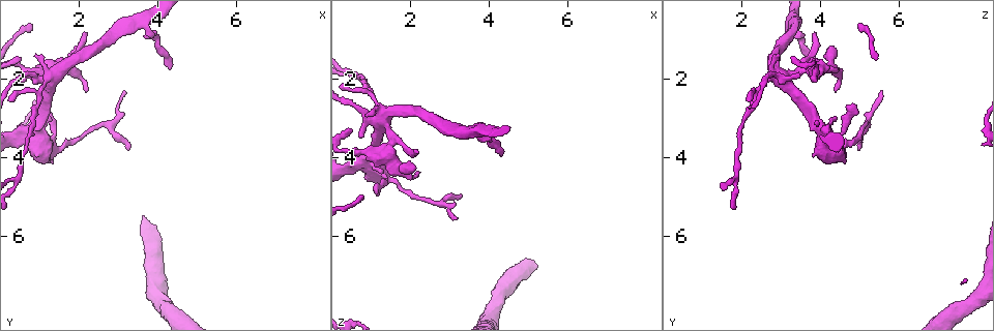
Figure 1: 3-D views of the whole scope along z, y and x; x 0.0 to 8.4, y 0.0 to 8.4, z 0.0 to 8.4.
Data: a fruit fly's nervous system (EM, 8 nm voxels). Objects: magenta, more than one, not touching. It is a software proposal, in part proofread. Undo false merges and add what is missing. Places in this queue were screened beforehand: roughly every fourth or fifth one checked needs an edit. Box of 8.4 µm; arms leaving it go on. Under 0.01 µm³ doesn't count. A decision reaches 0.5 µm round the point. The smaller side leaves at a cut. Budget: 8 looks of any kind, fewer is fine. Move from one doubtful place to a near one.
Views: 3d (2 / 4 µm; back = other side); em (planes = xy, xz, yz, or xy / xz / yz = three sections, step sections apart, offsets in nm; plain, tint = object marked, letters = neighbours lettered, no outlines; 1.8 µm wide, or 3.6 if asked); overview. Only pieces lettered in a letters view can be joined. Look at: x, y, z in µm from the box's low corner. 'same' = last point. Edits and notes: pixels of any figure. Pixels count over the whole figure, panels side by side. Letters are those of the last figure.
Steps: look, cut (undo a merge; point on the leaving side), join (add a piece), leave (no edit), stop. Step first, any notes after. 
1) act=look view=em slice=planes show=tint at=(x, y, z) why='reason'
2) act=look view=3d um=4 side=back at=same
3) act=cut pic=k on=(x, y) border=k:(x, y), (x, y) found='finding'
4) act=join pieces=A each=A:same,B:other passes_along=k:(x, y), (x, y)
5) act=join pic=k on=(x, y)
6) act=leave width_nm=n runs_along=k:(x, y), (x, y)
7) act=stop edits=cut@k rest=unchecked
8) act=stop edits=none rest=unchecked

act=look view=3d um=4 at=(2.20, 0.80, 3.90) why='thin end'

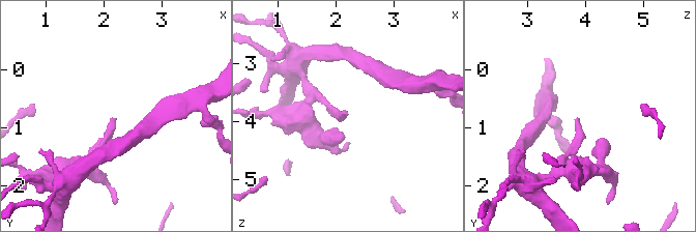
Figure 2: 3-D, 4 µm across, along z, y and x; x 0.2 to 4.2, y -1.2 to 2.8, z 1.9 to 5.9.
act=look view=em slice=planes show=tint at=(2.15, 0.85, 3.85)

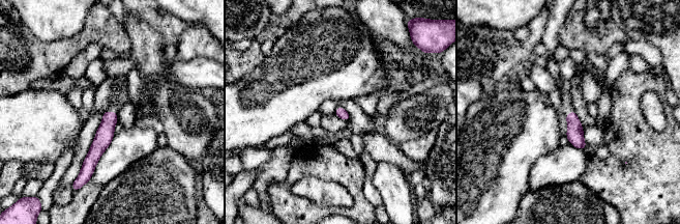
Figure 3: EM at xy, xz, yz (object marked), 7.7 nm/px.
act=look view=em slice=planes show=letters at=same why='see the neighbours'

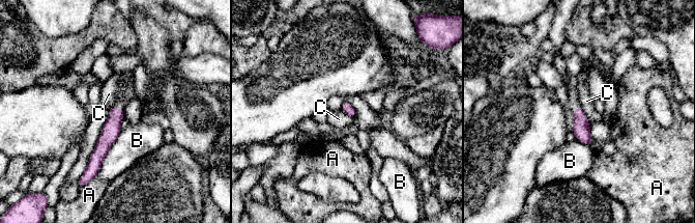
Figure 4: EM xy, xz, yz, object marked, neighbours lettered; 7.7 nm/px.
act=leave each=A:other,B:other,C:other runs_along=4:(120, 110), (115, 116), (93, 168) found='none of them fits'

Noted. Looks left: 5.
act=look view=em um=3.6 slice=xz step=8 show=tint at=(4.30, 1.80, 3.90) why='tapers out'

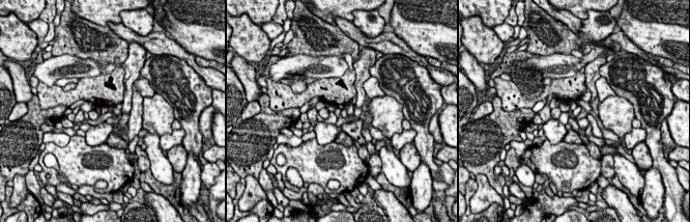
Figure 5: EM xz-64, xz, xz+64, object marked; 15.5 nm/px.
act=look view=em um=3.6 slice=planes show=letters at=same why='another direction'

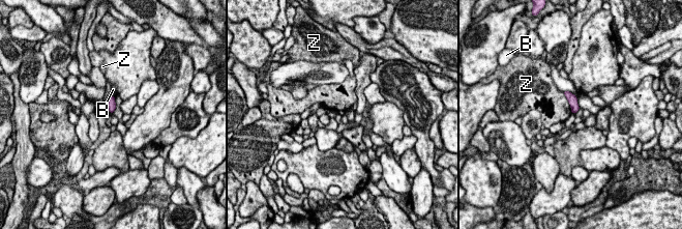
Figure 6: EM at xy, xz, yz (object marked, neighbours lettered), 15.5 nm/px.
act=leave each=B:other,Z:other border=6:(563, 92), (572, 112) found='no lettered piece goes on from it'

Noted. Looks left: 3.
act=look view=em slice=planes show=plain at=(3.20, 3.85, 4.95) why='thin end'

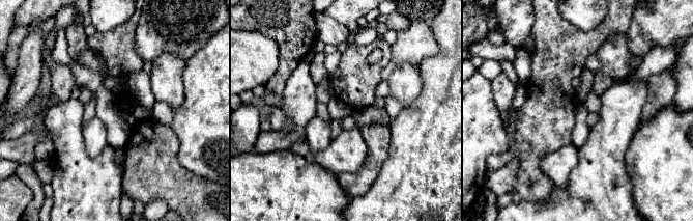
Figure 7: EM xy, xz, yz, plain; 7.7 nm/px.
act=look view=em slice=planes show=letters at=same

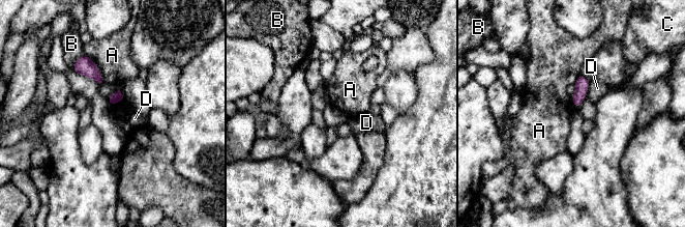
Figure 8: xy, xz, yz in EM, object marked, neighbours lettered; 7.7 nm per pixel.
act=leave each=A:other,B:other,C:other,D:other border=8:(84, 54), (98, 68), (105, 83) found='no lettered piece goes on from it'

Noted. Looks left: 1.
act=stop edits=none rest=unchecked

